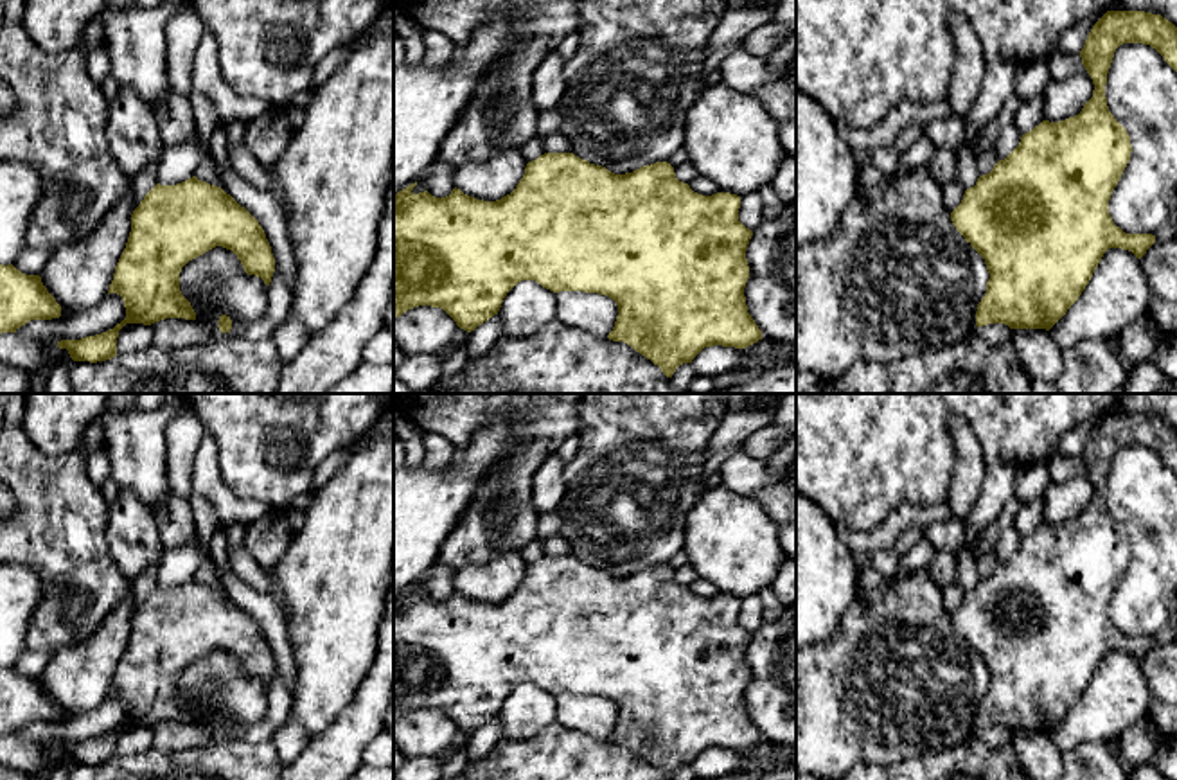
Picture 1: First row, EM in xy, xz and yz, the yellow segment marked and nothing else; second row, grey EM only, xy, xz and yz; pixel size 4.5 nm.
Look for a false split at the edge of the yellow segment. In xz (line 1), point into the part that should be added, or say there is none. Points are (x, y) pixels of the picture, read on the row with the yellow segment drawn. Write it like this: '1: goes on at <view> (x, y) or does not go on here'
1: does not go on here

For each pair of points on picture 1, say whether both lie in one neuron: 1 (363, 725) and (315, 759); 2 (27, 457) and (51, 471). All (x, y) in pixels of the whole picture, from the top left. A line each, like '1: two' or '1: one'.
1: one
2: one

